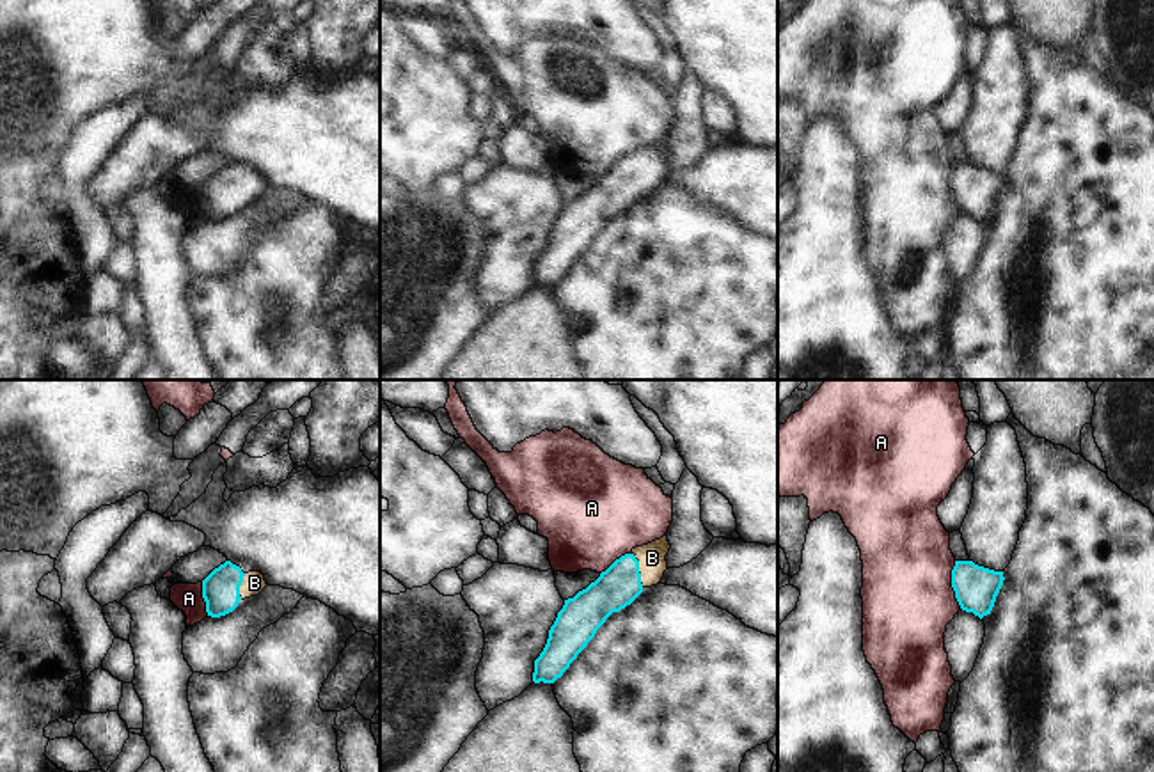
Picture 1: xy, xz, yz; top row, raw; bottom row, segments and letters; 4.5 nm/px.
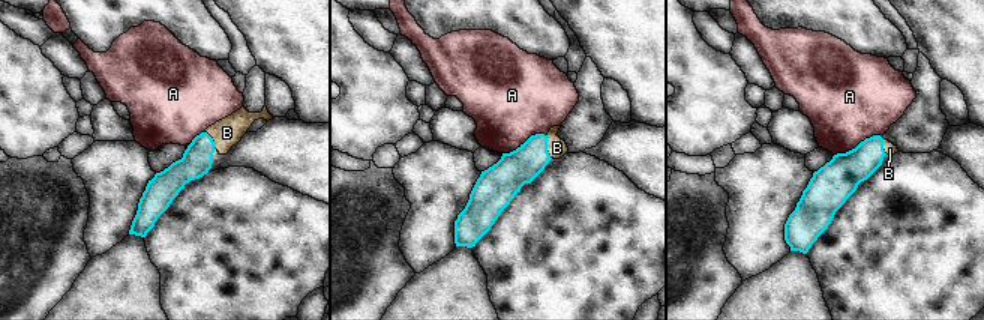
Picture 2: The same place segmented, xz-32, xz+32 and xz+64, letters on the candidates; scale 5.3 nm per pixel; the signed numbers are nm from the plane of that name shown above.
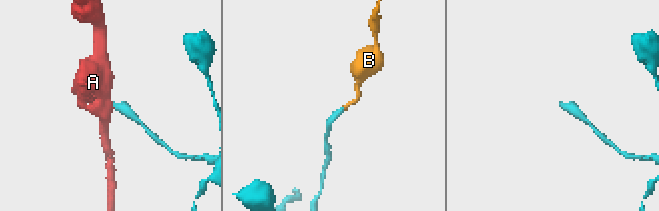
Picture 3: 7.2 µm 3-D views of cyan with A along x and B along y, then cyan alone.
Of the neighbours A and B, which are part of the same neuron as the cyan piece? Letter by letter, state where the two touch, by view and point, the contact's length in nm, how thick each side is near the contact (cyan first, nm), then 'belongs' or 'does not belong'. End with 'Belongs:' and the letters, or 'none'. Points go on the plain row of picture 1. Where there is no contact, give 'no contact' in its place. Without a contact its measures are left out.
A: yz (952, 189) | 220 nm | 190/420 nm | does not belong
B: xz (638, 173) | 170 nm | 190/130 nm | belongs
Belongs: B

